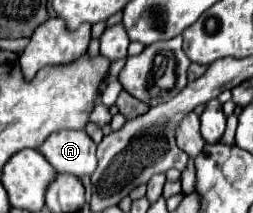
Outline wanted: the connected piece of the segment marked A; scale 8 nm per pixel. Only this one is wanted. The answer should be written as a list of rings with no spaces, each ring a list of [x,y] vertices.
[[[83,129],[57,131],[39,147],[57,173],[73,173],[75,177],[91,177],[97,169],[97,143]]]

